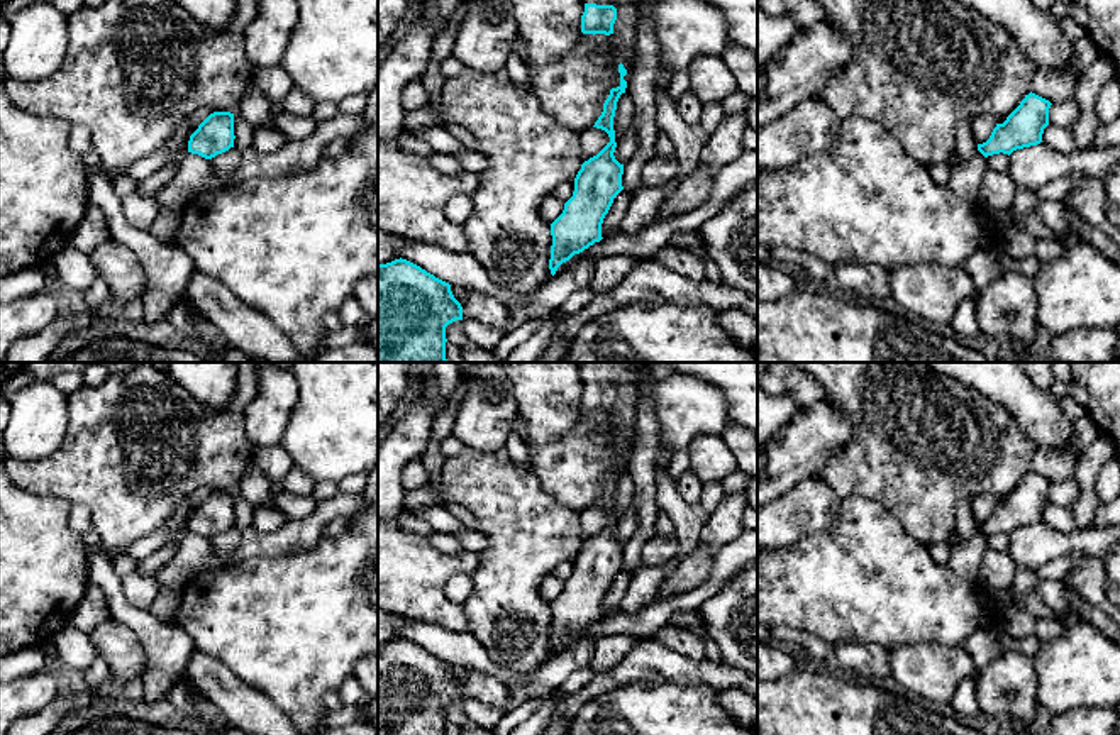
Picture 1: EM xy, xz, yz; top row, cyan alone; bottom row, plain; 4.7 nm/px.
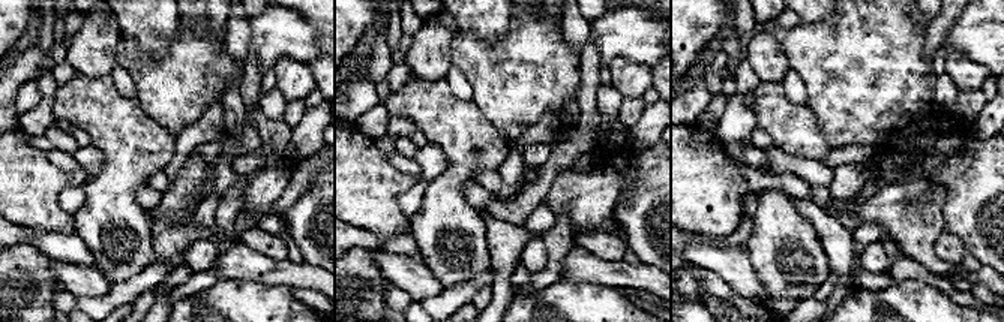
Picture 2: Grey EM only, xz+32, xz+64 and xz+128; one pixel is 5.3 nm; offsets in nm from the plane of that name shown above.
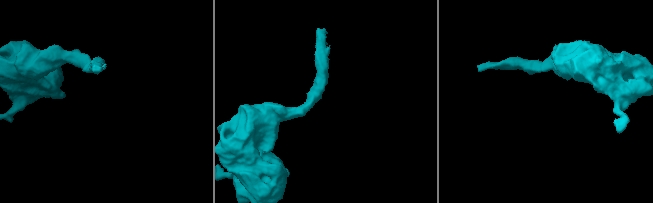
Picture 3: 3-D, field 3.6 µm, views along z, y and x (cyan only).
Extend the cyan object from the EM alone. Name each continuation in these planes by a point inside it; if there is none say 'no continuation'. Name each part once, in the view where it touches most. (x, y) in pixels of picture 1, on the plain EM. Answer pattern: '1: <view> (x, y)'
1: xz (624, 376)

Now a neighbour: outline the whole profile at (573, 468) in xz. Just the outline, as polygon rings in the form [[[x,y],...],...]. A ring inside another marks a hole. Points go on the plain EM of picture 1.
[[[579,413],[574,427],[561,439],[530,450],[532,469],[546,493],[581,513],[595,505],[612,467],[620,466],[615,413]]]

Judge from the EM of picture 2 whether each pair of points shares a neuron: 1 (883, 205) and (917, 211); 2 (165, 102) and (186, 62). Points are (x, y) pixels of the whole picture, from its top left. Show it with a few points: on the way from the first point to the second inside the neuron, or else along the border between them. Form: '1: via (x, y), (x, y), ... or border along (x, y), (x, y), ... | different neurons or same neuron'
1: via (892, 207), (901, 207), (908, 211) | same neuron
2: via (174, 92), (186, 78), (186, 72) | same neuron

